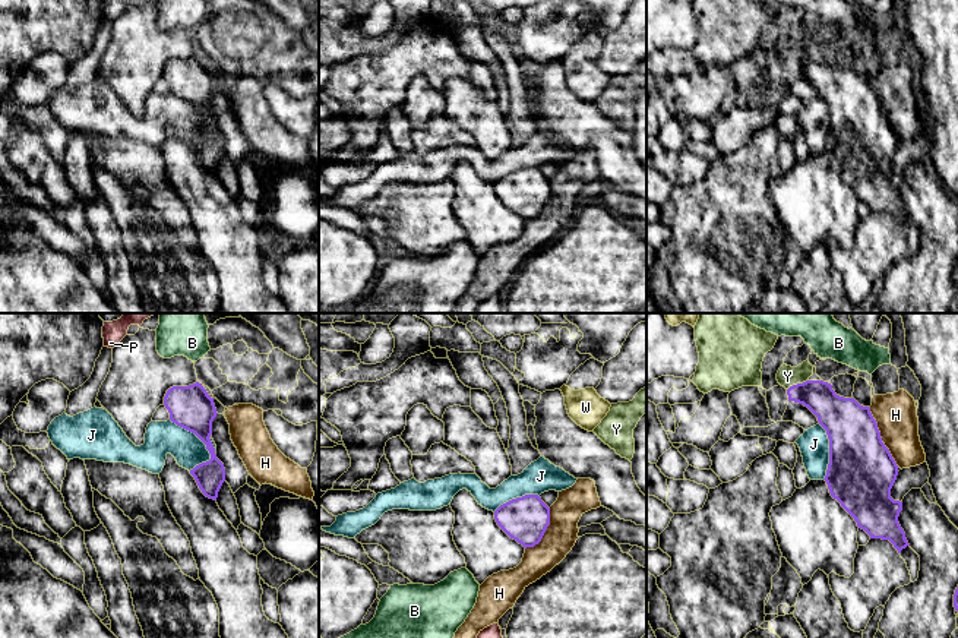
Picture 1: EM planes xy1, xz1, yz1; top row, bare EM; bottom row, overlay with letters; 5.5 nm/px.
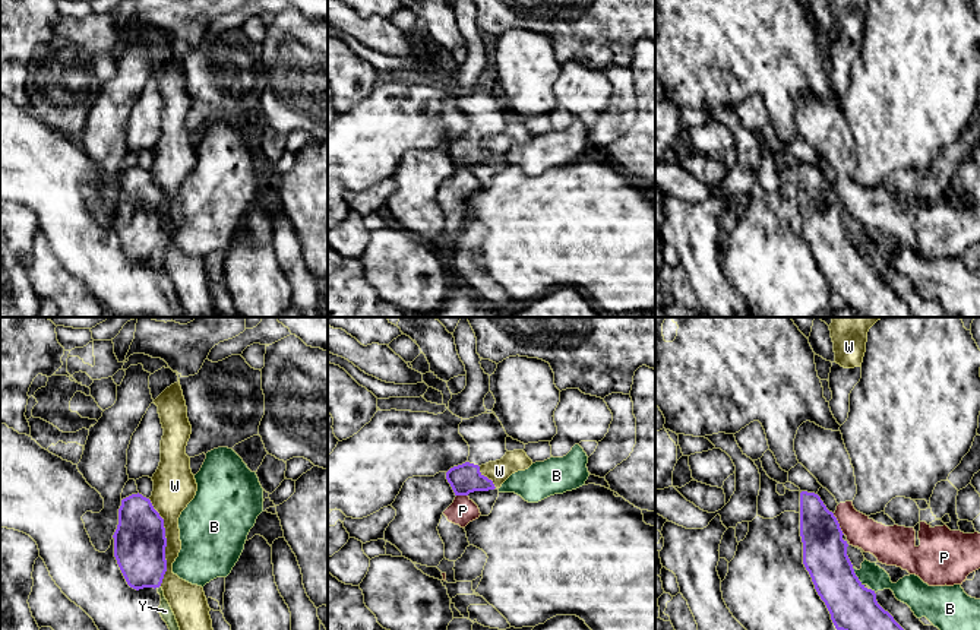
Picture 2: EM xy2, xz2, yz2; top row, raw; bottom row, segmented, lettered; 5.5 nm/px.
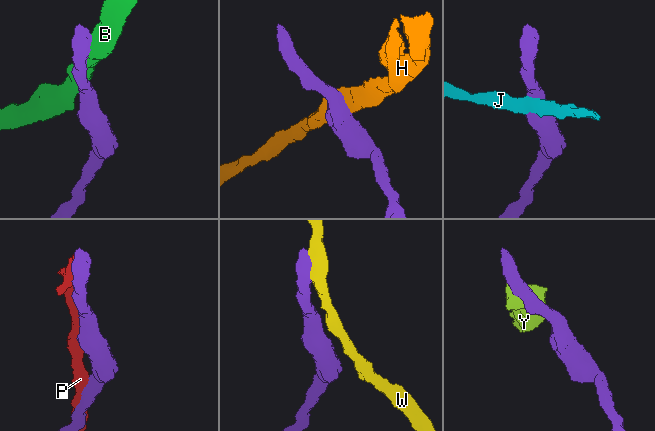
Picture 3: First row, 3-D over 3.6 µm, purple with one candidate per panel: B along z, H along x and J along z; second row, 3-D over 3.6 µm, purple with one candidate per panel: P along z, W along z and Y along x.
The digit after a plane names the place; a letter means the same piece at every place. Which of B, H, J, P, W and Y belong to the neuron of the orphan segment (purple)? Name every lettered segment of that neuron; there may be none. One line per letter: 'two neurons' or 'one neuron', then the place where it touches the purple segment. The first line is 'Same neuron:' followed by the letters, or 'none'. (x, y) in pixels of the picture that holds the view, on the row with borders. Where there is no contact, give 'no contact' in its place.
Same neuron: none
B: two neurons | yz2 (856, 576)
H: two neurons | yz1 (881, 438)
J: two neurons | xy1 (196, 435)
P: two neurons | yz2 (838, 524)
W: two neurons | xy2 (166, 543)
Y: two neurons | yz1 (797, 384)

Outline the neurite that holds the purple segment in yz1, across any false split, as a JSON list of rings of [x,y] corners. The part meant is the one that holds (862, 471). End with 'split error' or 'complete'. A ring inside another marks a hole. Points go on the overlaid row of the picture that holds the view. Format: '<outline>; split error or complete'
[[[823,380],[787,389],[788,401],[807,407],[829,439],[825,476],[829,493],[870,538],[889,540],[901,553],[908,544],[898,522],[902,502],[891,498],[898,465],[885,446],[870,408],[835,394]]]; complete

